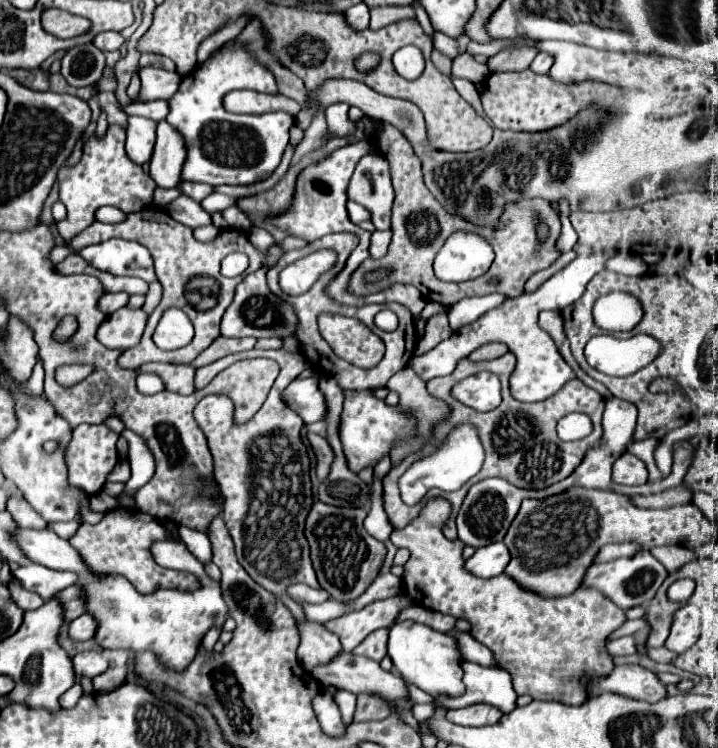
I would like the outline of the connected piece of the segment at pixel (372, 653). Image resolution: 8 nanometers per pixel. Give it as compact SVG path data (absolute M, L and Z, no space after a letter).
M380 628L380 630L368 634L362 640L362 644L358 644L354 648L354 654L366 656L366 658L372 658L372 660L380 662L386 656L386 640L388 640L388 630L386 628Z

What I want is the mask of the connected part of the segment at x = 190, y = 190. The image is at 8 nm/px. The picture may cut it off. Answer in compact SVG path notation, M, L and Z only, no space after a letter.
M180 182L180 188L182 188L182 194L188 194L190 198L194 200L202 200L206 198L208 194L214 192L214 186L208 186L208 184L192 184L192 182Z

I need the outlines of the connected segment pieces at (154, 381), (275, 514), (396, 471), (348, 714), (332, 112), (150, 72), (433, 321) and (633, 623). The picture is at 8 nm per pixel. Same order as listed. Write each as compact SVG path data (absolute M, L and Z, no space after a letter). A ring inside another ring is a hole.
M140 374L138 376L138 390L142 394L156 394L160 390L164 390L164 382L160 382L160 376L158 374Z
M248 350L224 356L208 366L196 370L194 384L197 390L230 364L244 358L270 358L280 366L280 374L262 404L262 408L246 424L232 424L230 430L202 430L214 458L214 478L224 496L224 522L236 544L236 558L240 566L268 592L282 594L294 582L304 582L320 588L316 572L310 562L310 546L304 538L304 522L312 508L312 482L310 482L310 456L308 444L302 438L304 420L286 406L282 400L284 388L298 378L300 372L310 368L304 352L294 350ZM250 514L260 514L254 528L248 520Z
M400 464L392 466L390 472L384 476L382 484L384 484L384 510L388 514L388 520L394 528L404 528L408 526L408 522L412 522L412 518L416 518L416 514L420 514L422 506L406 506L400 498L398 492L398 478L400 478Z
M336 688L334 702L336 702L338 708L340 708L342 722L344 722L344 724L350 724L350 722L352 722L352 716L354 716L354 710L356 710L356 696L354 696L352 692L348 692L348 690Z
M340 102L340 104L332 104L326 110L326 120L328 120L328 128L334 136L350 136L354 134L356 124L348 120L348 104Z
M142 68L142 90L140 98L148 100L168 100L176 94L180 76L162 68Z
M442 310L442 312L434 314L434 316L428 320L428 330L426 330L426 334L418 340L414 354L424 354L424 352L432 350L440 340L448 338L450 334L452 334L452 328L448 326L448 316L446 316L446 310Z
M640 618L640 620L628 620L620 630L616 630L616 634L612 636L612 638L616 638L616 636L626 636L626 634L636 634L636 632L640 632L642 628L646 628L648 626L648 622L644 620L644 618Z

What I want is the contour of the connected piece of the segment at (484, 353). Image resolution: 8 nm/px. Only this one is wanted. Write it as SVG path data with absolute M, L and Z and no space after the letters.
M486 344L486 346L480 346L478 350L474 350L468 358L470 360L494 360L494 358L500 358L502 354L506 354L504 344Z

